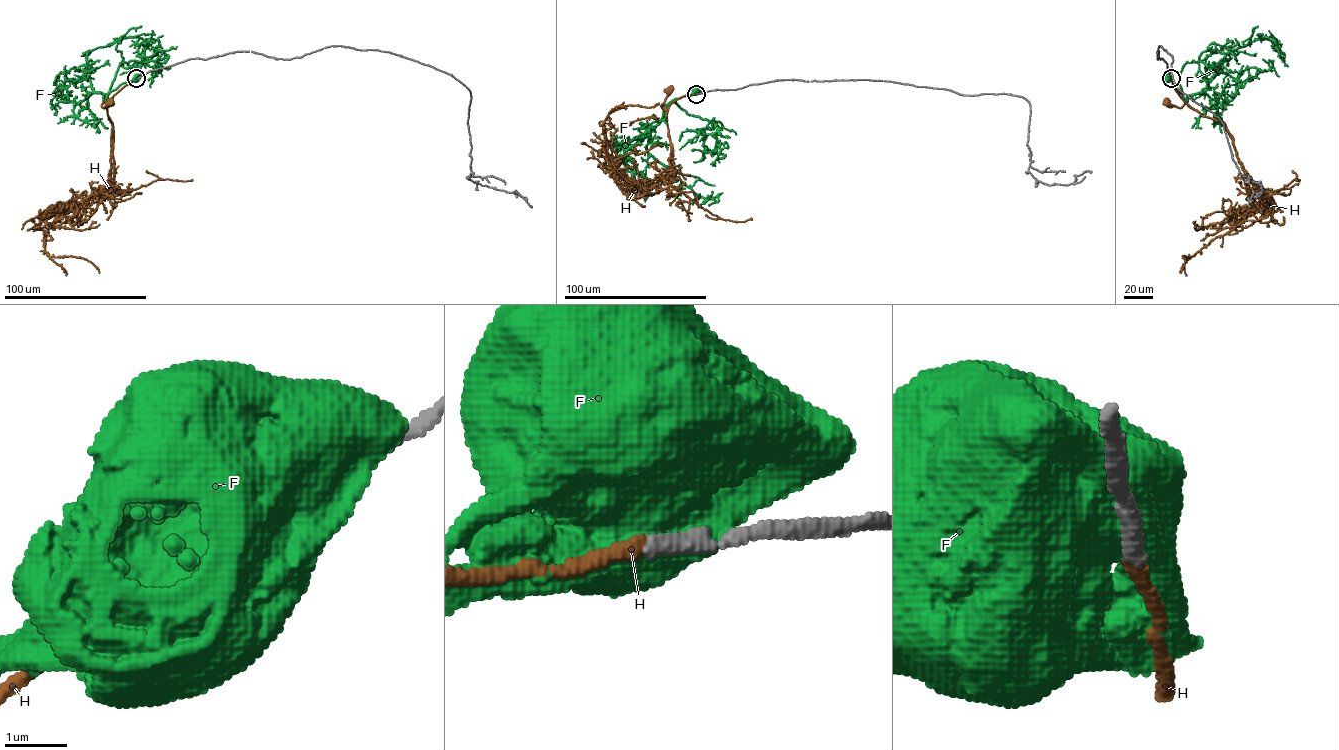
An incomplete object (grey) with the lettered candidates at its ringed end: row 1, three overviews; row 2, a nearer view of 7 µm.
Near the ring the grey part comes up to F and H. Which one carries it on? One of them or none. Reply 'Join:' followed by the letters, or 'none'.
Join: H

